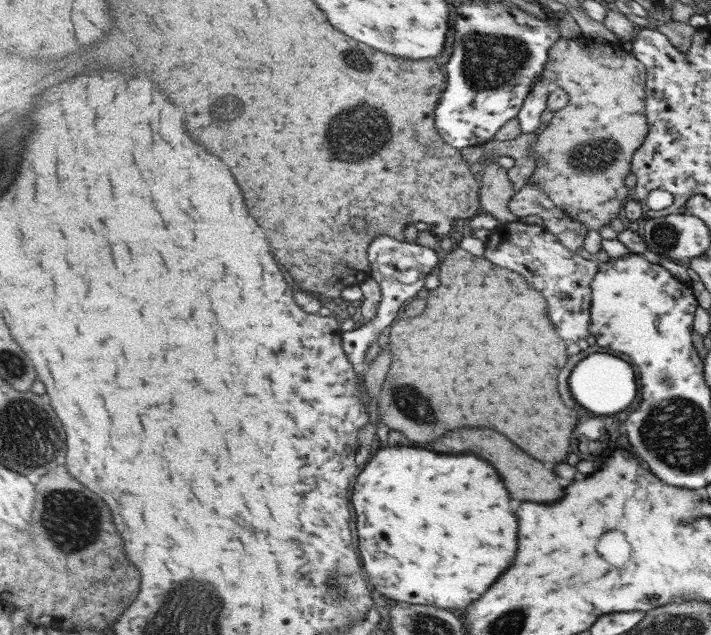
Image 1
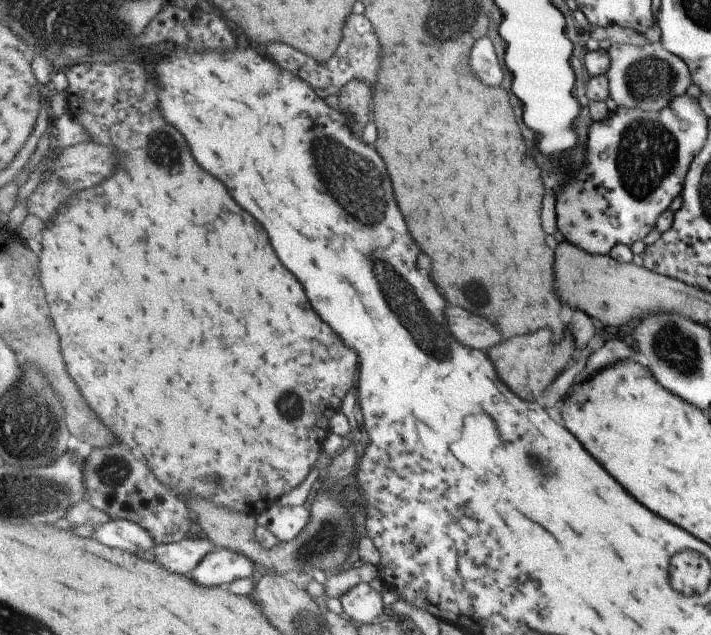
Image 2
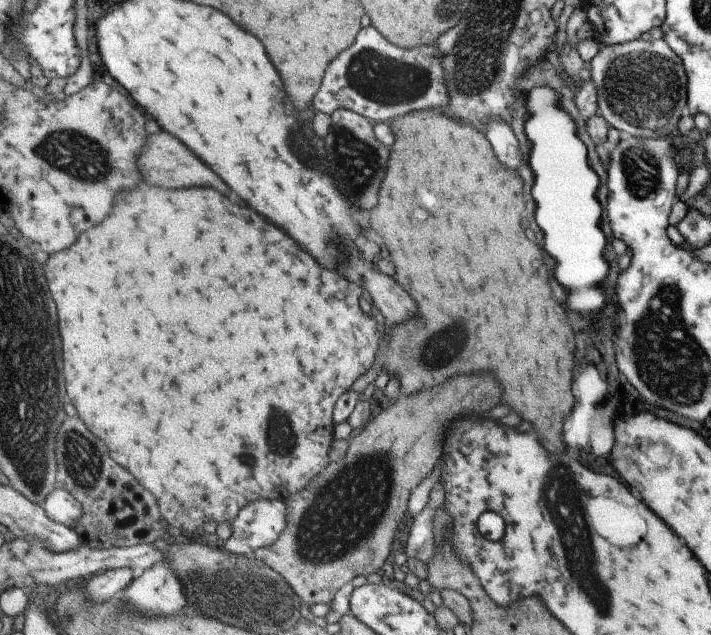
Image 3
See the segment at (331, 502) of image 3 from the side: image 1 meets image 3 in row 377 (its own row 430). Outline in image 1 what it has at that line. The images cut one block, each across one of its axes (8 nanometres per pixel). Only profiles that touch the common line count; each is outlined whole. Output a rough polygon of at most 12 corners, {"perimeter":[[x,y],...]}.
{"perimeter":[[457,430],[433,442],[443,454],[491,460],[511,496],[547,504],[566,483],[499,432]]}

